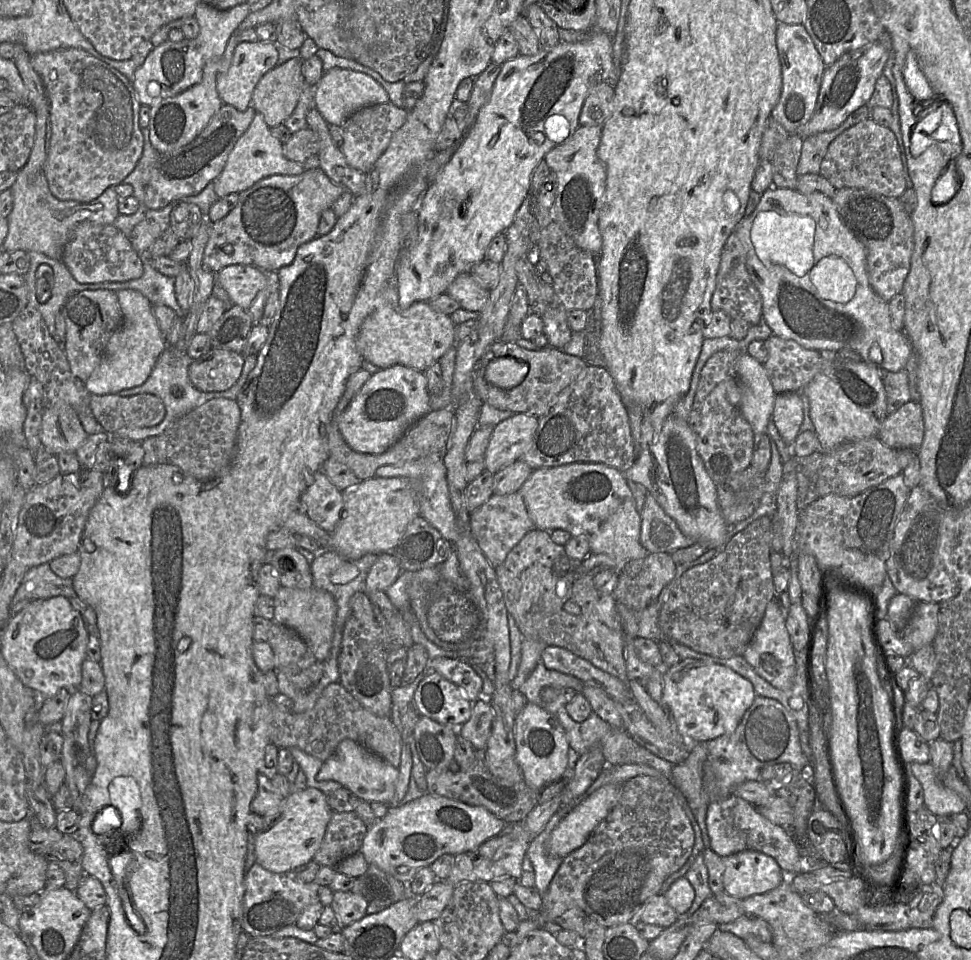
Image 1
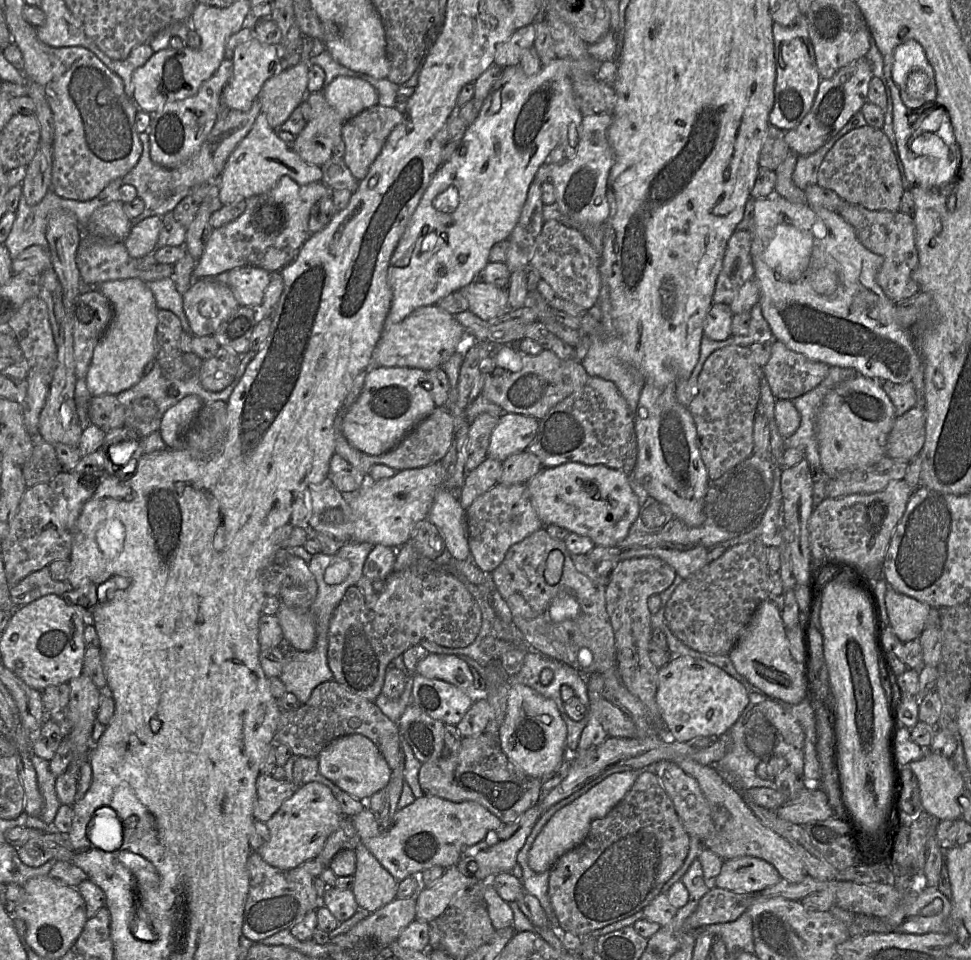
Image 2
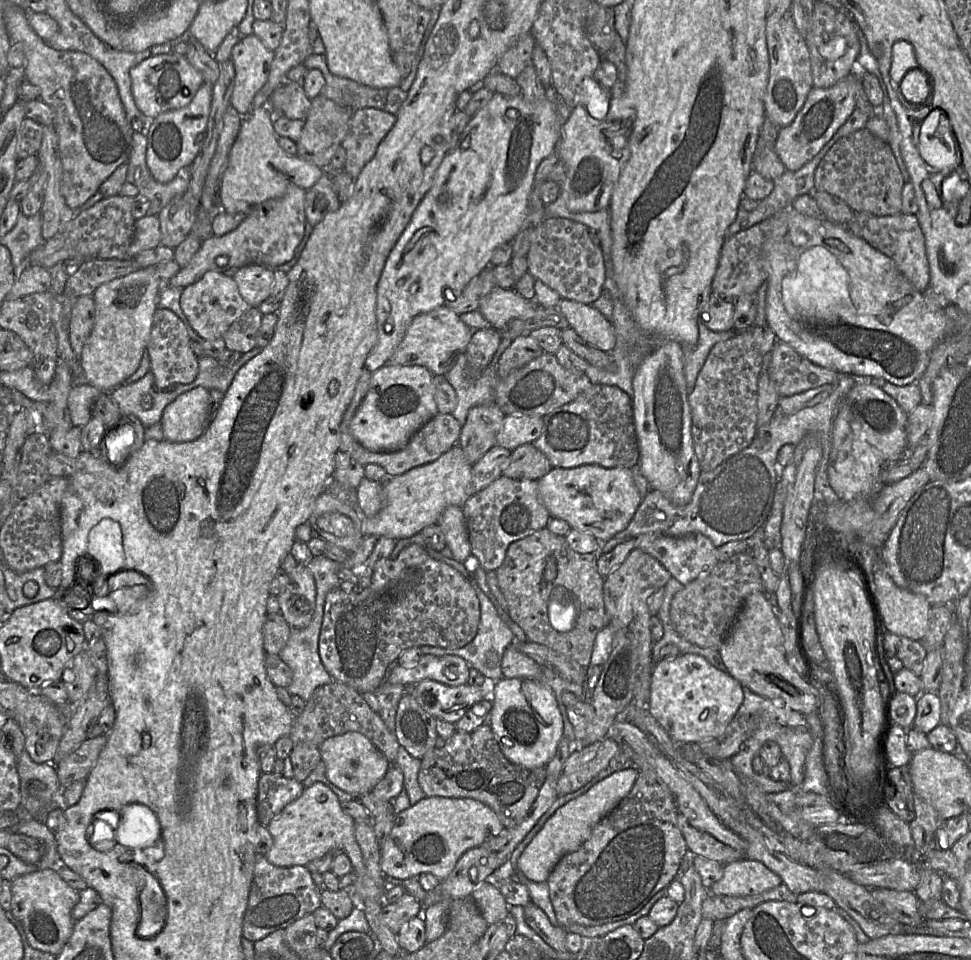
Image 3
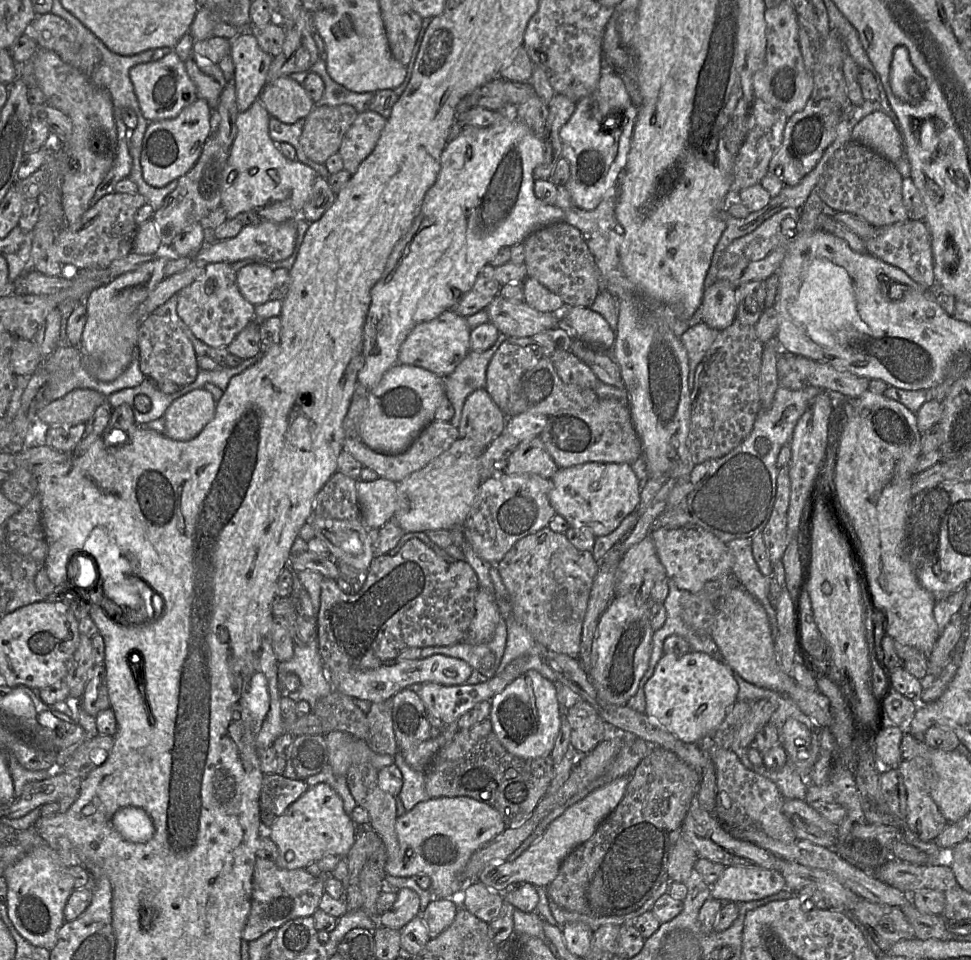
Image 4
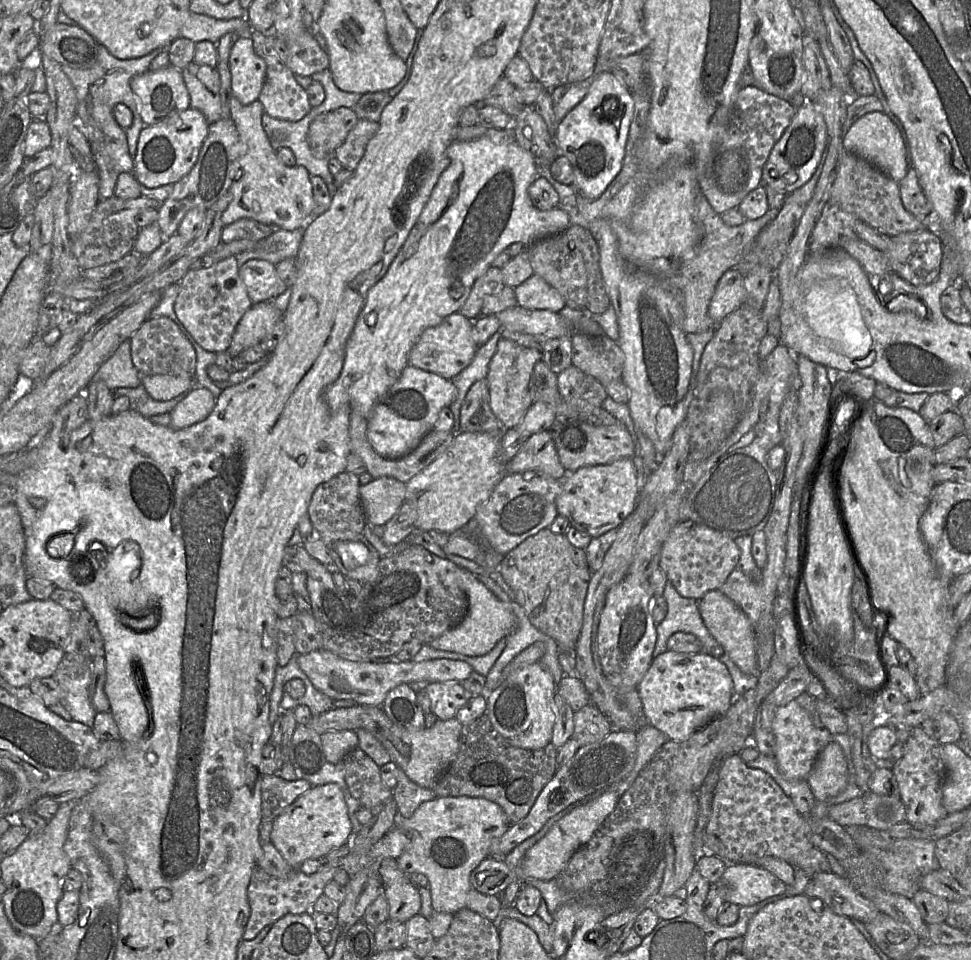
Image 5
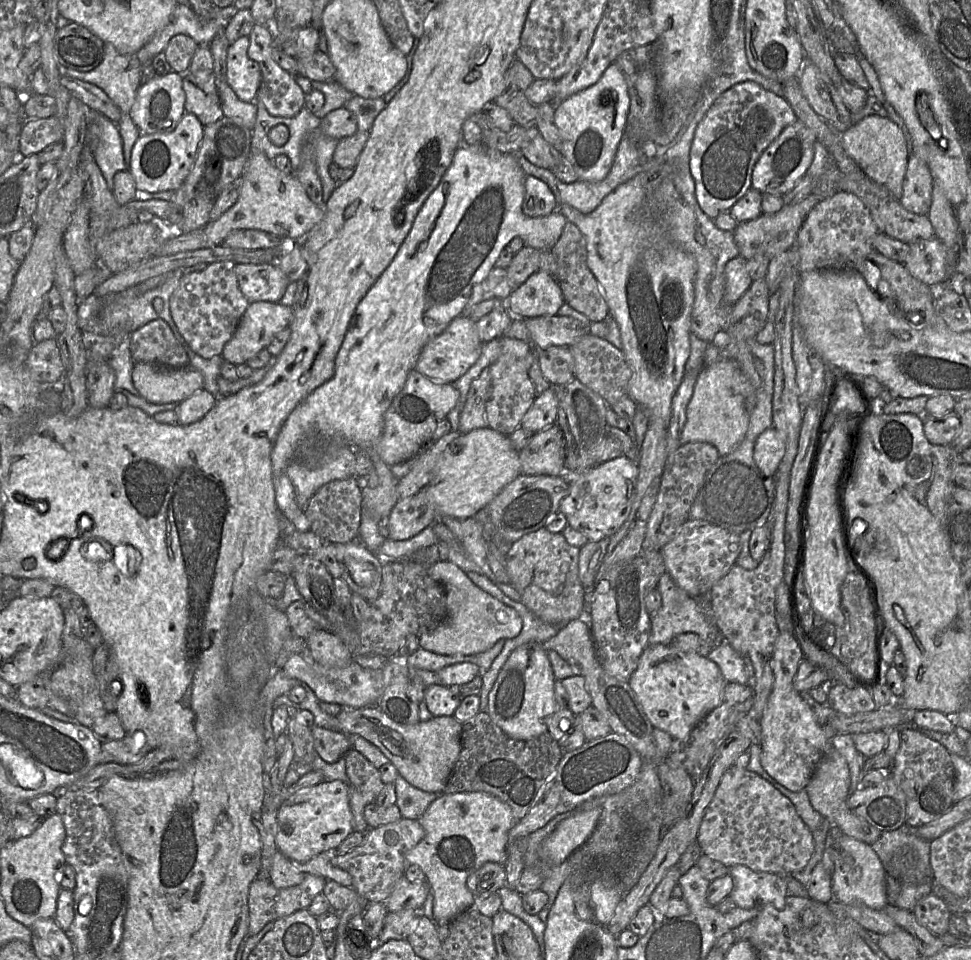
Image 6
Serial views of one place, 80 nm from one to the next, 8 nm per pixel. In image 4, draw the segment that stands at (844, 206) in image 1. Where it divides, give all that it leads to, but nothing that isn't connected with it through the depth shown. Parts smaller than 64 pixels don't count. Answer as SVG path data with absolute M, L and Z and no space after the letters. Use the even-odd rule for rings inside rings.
M908 219L904 222L875 227L872 235L862 240L868 253L887 264L899 268L917 284L926 288L935 284L931 237L923 221Z

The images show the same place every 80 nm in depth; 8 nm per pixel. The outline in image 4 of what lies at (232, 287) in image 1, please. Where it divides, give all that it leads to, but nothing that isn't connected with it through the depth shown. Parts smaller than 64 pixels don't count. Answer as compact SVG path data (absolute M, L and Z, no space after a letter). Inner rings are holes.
M258 263L240 268L236 272L236 281L243 297L254 307L270 300L275 284L273 270Z

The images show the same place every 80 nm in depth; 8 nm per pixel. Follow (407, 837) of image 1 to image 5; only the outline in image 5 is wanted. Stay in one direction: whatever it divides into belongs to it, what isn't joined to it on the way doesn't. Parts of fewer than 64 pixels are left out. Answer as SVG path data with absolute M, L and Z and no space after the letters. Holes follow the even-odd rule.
M436 797L422 803L408 819L397 823L408 833L410 843L397 858L399 869L407 875L422 873L428 879L432 908L455 914L466 908L472 871L490 855L494 839L510 827L499 805L480 797Z

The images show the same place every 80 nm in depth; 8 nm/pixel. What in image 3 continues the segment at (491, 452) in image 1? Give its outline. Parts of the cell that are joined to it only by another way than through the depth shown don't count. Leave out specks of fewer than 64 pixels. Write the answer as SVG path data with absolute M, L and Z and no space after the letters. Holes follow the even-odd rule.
M506 415L496 437L496 445L508 449L533 443L541 434L543 417L528 415Z

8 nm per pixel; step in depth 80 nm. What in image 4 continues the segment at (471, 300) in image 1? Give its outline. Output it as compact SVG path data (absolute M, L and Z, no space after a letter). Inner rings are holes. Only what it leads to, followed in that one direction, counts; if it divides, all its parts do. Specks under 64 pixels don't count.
M498 295L486 307L489 322L501 334L529 337L559 325L559 313L540 312L523 302L511 302Z

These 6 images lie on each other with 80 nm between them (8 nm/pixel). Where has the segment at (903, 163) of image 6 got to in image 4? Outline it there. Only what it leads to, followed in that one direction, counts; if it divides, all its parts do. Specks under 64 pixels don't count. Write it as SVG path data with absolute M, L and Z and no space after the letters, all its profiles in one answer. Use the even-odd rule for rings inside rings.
M882 110L860 120L852 130L851 140L869 147L894 165L905 154L904 139Z

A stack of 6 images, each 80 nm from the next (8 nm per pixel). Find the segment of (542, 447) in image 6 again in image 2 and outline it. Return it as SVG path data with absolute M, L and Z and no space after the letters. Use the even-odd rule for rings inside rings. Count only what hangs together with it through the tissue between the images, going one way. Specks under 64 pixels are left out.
M528 451L513 454L502 462L499 483L526 484L543 468L540 460Z

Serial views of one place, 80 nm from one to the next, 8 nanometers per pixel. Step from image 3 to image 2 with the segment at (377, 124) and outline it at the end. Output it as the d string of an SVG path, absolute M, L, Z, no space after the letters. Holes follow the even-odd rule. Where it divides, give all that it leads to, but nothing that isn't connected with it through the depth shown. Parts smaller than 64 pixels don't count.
M377 104L344 121L341 135L345 143L344 162L358 181L366 176L370 165L381 152L388 136L402 120L403 111Z

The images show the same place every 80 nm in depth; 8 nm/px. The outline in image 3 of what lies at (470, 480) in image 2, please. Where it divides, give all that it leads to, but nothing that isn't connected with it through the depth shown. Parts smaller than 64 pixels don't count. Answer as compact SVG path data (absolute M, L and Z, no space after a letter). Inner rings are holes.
M498 445L490 448L472 465L472 495L483 490L502 475L511 451Z

